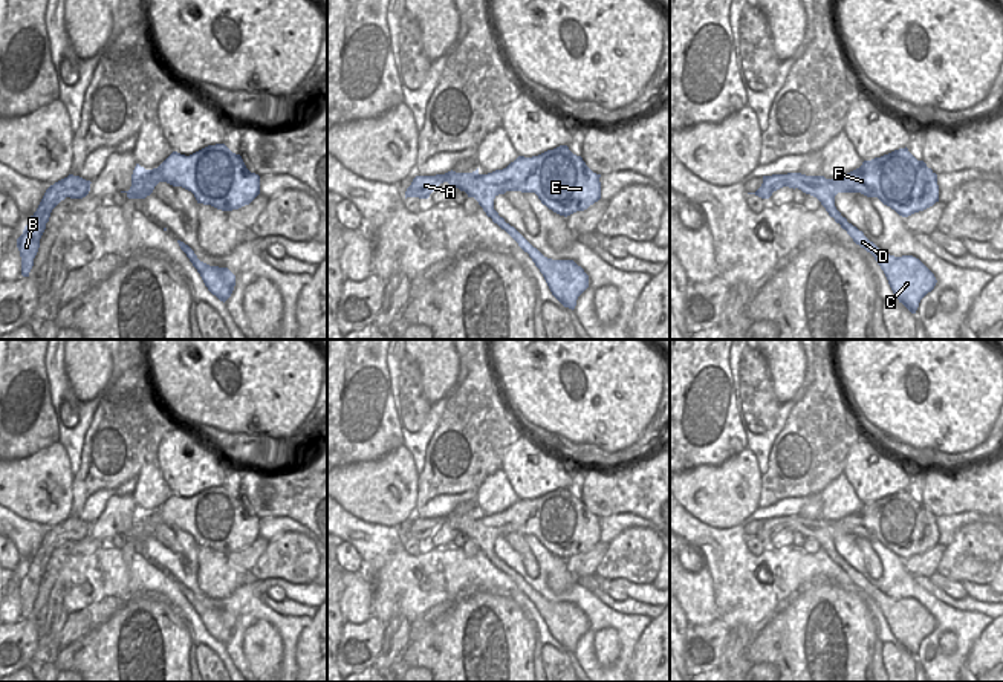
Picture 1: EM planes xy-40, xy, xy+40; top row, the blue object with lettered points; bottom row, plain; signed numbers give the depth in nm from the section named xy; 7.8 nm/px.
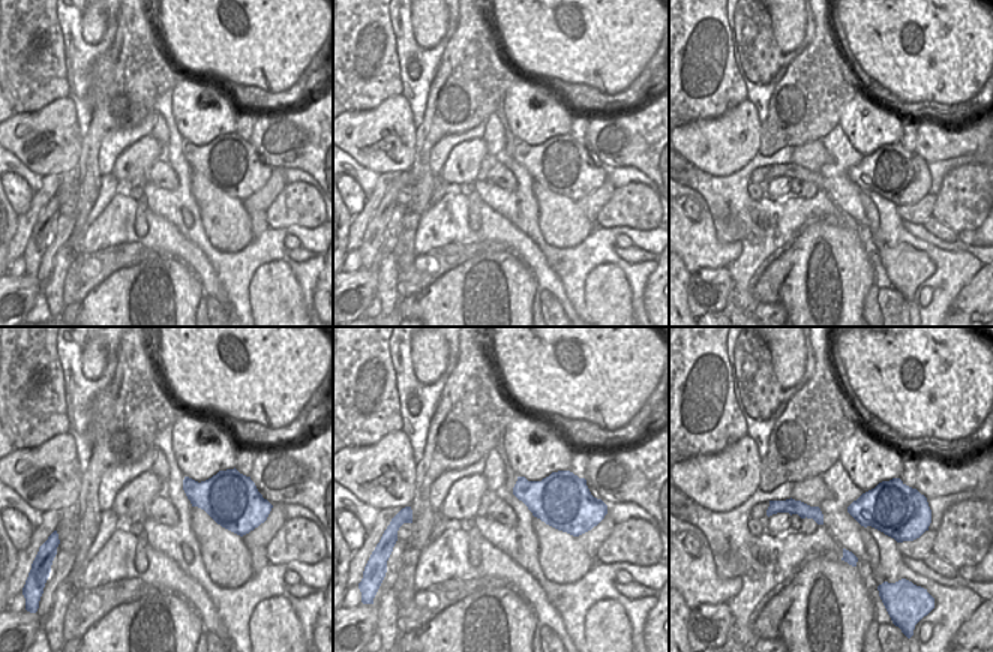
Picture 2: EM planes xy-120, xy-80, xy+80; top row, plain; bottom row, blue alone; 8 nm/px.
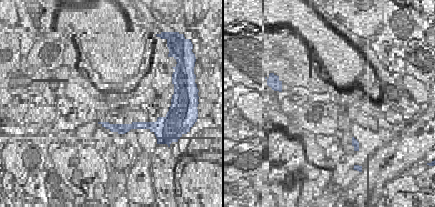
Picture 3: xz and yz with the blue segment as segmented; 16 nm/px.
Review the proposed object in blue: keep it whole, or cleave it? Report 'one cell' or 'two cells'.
one cell

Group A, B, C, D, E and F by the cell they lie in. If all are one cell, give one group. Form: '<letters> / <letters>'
A B C D E F

